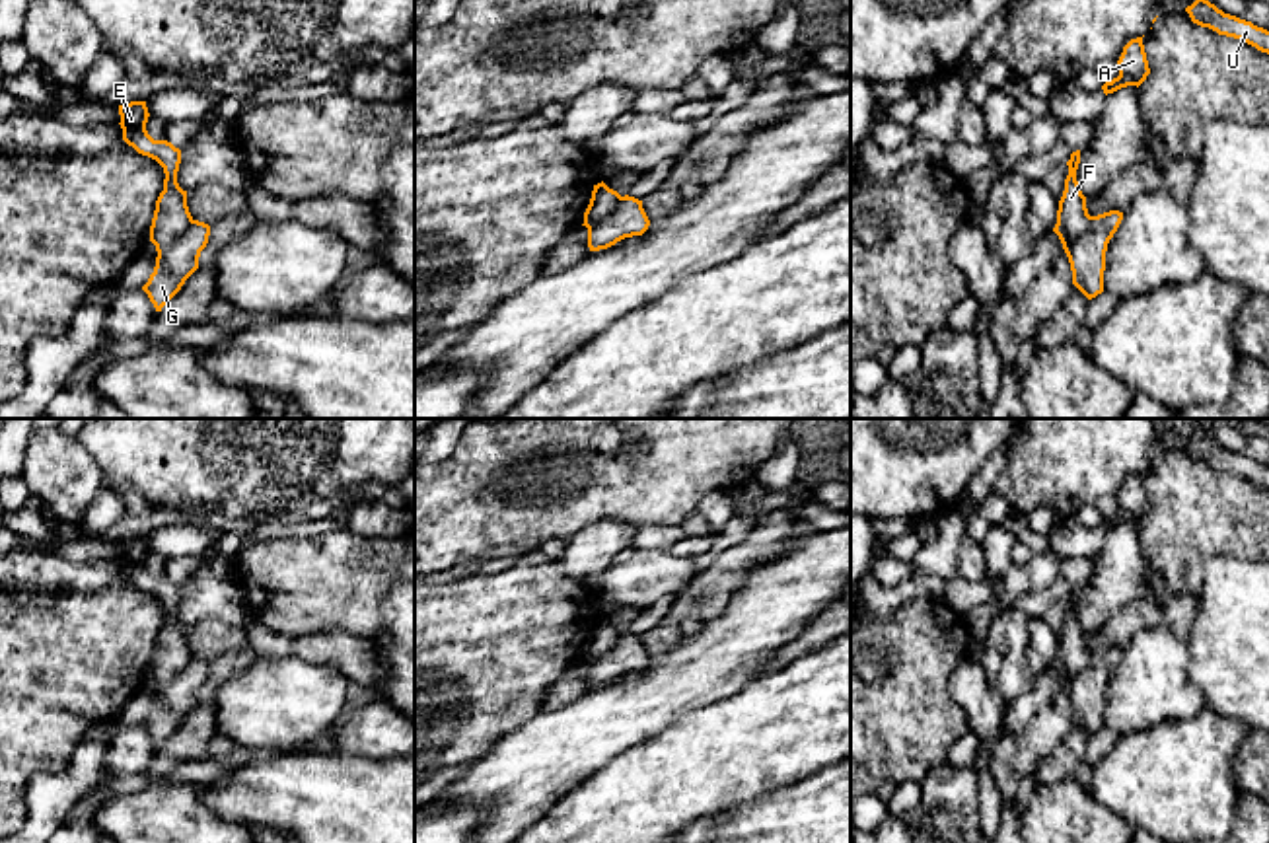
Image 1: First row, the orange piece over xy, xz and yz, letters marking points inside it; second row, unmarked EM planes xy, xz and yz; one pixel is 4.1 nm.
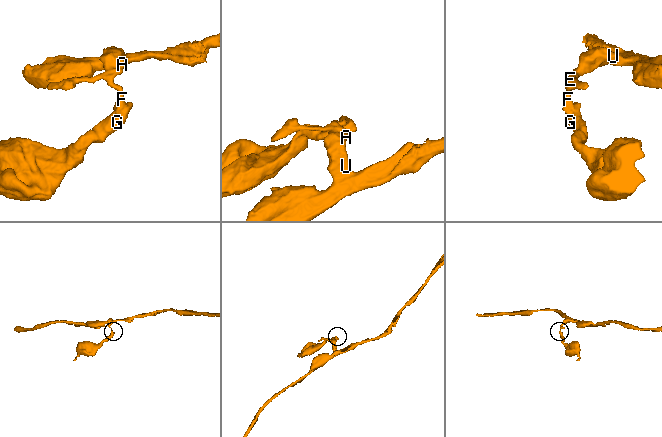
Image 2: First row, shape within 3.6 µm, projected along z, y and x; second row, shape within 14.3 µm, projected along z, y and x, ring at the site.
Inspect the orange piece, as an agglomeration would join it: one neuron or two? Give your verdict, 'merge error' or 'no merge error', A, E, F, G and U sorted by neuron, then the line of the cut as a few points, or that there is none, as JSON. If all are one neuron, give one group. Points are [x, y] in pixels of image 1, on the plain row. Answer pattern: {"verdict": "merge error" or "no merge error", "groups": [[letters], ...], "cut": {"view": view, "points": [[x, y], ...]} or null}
{"verdict": "merge error", "groups": [["A", "E", "F", "U"], ["G"]], "cut": {"view": "xz", "points": [[621, 633], [606, 653], [588, 664]]}}

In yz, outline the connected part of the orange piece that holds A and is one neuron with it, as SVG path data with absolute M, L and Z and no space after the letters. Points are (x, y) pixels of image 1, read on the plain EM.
M1142 473L1131 475L1117 496L1119 512L1102 522L1104 530L1113 530L1127 522L1141 522L1150 510Z

